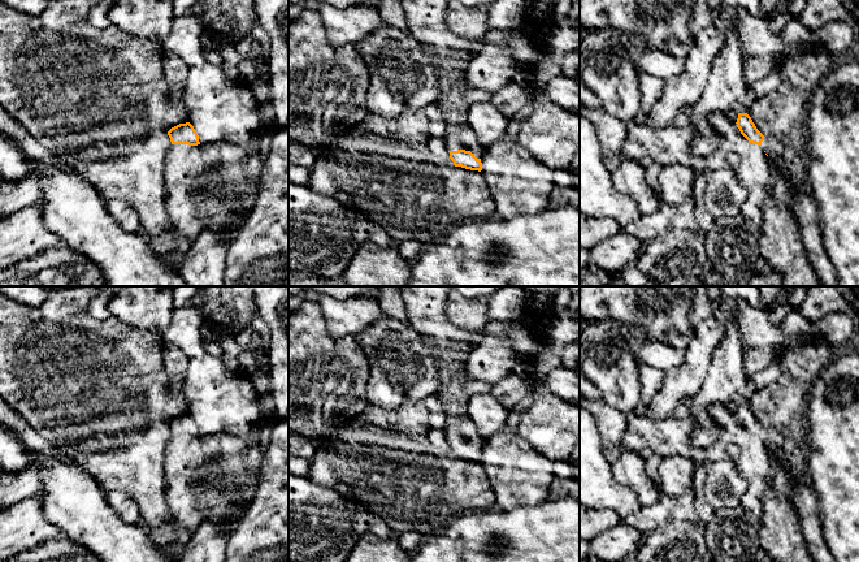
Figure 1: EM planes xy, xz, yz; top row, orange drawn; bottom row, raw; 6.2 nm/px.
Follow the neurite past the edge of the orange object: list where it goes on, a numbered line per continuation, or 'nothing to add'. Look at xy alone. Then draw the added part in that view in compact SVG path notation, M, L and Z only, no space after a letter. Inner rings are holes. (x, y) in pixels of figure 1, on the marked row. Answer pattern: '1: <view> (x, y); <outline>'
nothing to add

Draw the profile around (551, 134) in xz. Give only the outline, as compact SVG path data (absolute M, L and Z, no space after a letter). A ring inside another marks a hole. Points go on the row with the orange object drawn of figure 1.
M528 13L520 26L542 55L542 60L530 66L534 101L530 114L521 122L517 140L535 160L550 169L569 169L574 155L580 150L580 116L551 101L545 92L545 87L550 79L563 74L561 64L564 59L573 52L580 52L580 26L576 26L568 16L558 17L555 13Z

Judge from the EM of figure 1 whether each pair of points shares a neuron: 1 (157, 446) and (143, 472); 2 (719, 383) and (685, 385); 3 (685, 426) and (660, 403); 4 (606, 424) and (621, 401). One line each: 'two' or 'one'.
1: one
2: two
3: two
4: two

